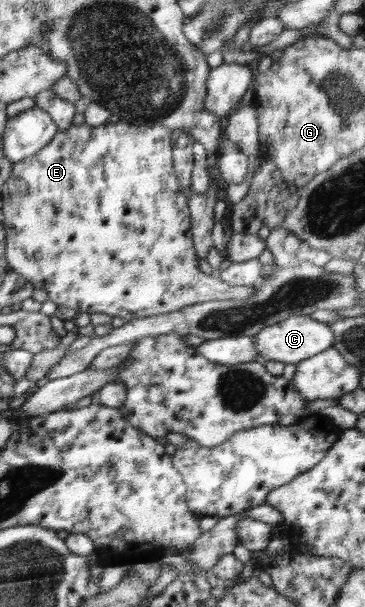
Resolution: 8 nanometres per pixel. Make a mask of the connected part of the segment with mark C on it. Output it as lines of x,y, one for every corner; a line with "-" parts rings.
309,315
290,316
271,326
266,326
253,337
261,363
277,361
285,364
297,364
323,352
323,350
328,350
333,346
334,341
334,334
329,325
319,322

